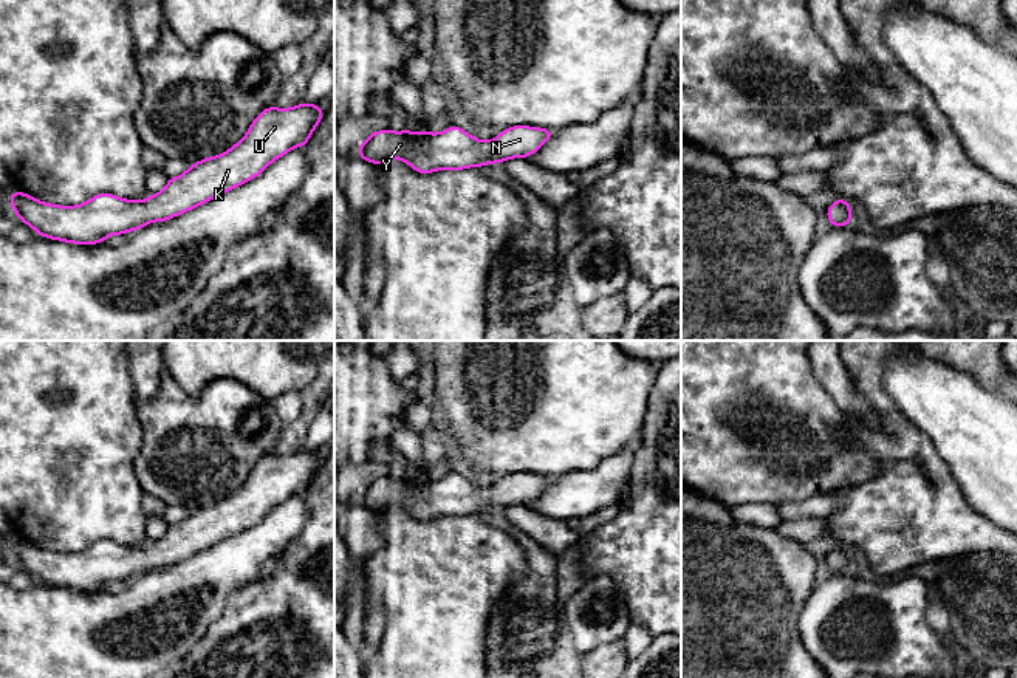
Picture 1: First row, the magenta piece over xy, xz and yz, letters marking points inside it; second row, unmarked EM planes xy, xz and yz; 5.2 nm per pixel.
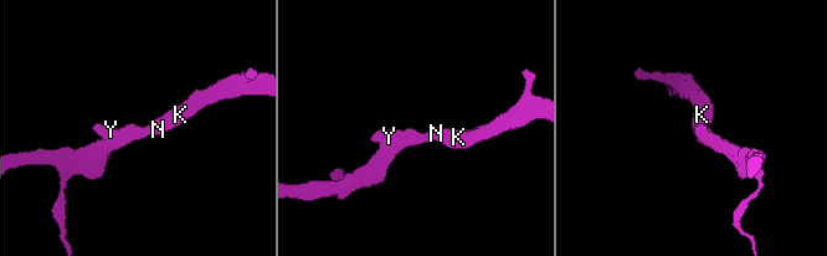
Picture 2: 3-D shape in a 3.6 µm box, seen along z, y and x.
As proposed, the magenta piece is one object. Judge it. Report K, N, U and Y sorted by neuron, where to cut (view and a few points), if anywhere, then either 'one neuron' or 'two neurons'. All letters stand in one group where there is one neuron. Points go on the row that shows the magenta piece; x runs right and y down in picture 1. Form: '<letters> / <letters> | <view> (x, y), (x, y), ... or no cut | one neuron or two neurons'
K N U Y | no cut | one neuron

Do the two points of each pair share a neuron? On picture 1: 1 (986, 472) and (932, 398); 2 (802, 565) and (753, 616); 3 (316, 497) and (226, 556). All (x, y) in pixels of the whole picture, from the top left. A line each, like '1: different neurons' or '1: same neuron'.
1: same neuron
2: same neuron
3: different neurons

